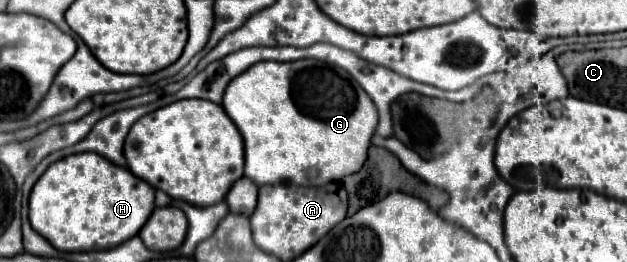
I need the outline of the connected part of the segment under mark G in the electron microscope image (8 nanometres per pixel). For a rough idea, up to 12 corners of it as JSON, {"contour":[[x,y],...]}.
{"contour":[[260,62],[222,106],[260,186],[366,162],[378,110],[346,70]]}

